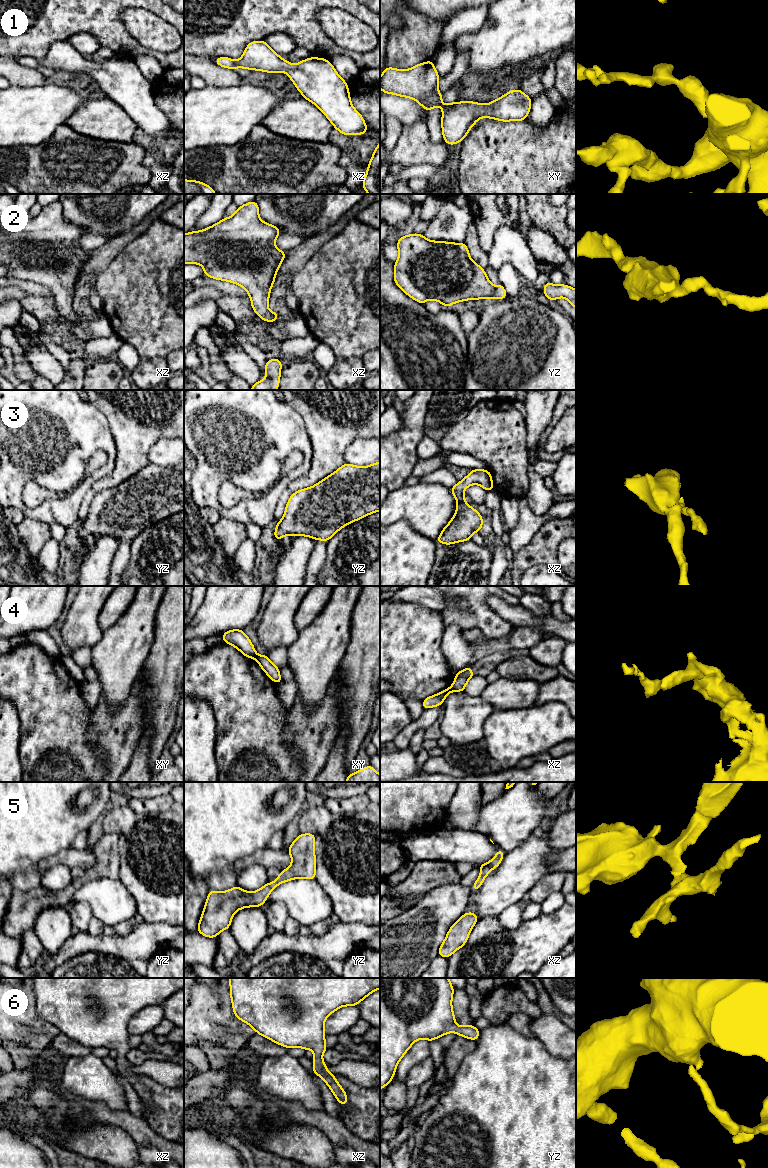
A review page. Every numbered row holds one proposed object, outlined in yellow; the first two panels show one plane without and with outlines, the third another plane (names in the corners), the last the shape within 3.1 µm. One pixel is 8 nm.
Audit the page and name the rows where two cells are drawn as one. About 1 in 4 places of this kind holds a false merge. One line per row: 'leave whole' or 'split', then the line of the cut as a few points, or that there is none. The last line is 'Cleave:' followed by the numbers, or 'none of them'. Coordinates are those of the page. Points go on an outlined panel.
1: leave whole; cut none
2: leave whole; cut none
3: leave whole; cut none
4: split; cut xz (450, 687), (452, 691)
5: leave whole; cut none
6: leave whole; cut none
Cleave: 4

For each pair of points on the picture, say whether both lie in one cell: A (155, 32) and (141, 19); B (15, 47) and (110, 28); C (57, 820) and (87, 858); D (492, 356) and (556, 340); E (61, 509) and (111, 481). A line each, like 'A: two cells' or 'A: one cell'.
A: one cell
B: one cell
C: two cells
D: one cell
E: two cells

